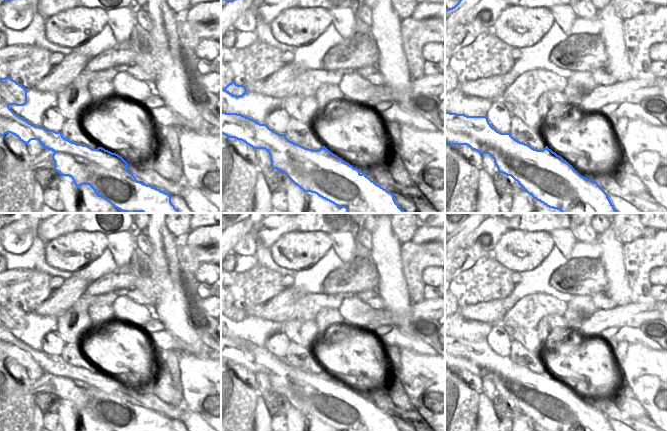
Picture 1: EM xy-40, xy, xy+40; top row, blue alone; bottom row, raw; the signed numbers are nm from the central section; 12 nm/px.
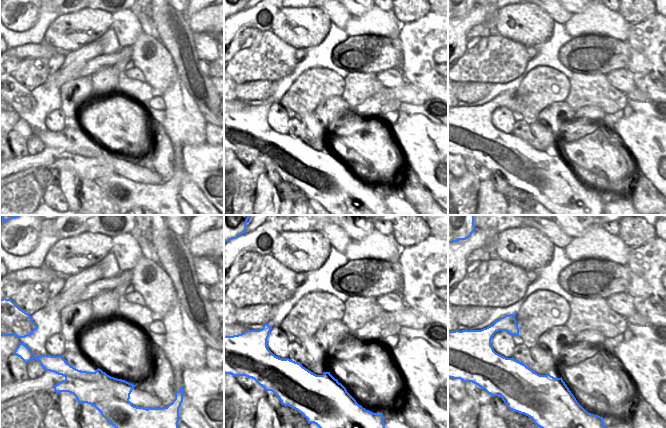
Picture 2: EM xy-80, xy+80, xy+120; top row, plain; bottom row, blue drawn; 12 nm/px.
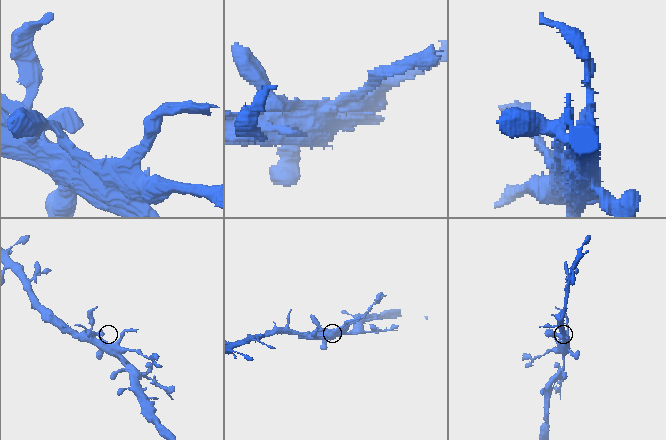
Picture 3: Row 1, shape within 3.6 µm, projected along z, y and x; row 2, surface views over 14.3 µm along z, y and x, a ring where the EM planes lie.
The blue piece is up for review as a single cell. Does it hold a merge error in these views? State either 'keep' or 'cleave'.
cleave

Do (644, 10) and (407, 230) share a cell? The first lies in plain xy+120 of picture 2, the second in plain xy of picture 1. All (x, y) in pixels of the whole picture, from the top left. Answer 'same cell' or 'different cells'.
same cell

